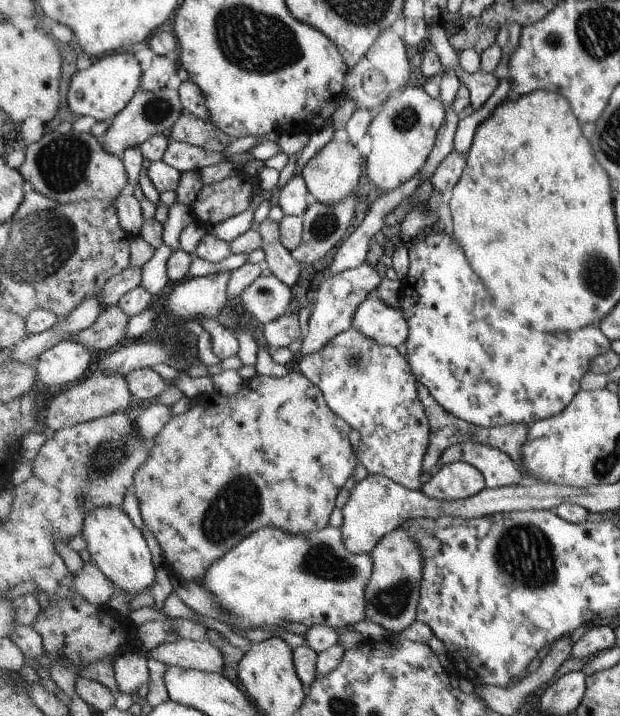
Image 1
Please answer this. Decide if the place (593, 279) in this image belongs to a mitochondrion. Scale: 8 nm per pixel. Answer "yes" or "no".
yes

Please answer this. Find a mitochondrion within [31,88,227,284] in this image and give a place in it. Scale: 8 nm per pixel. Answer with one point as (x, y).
(160, 109)

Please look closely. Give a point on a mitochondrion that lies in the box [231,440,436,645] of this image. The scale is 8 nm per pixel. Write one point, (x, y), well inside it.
(321, 561)

